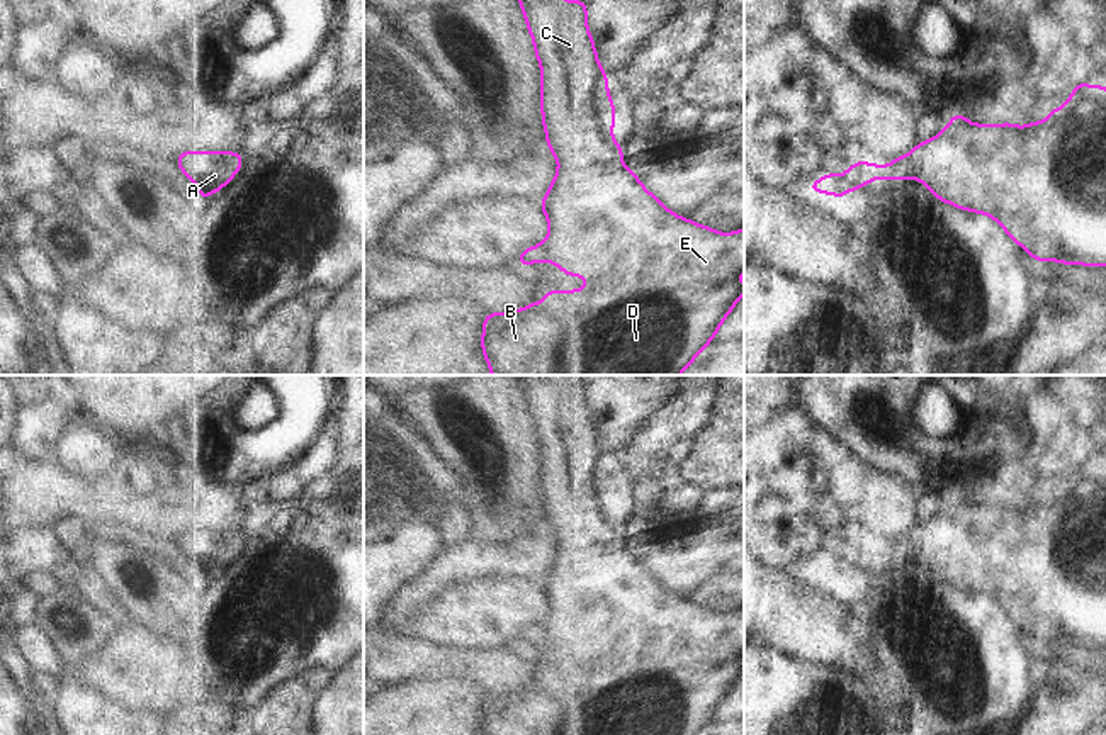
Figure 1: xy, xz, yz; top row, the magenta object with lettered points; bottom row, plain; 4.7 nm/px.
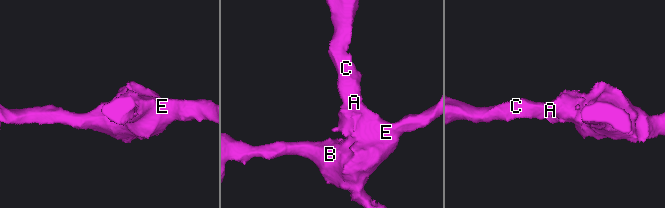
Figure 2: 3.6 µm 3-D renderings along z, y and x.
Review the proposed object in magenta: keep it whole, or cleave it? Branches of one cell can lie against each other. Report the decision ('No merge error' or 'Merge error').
No merge error

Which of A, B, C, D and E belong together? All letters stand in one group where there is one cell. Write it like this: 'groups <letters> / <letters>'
groups A B C D E

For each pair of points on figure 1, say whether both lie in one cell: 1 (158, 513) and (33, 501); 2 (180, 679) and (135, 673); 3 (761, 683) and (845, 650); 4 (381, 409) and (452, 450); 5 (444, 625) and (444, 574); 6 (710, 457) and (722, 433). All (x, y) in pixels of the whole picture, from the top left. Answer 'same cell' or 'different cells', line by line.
1: same cell
2: same cell
3: different cells
4: different cells
5: different cells
6: same cell

